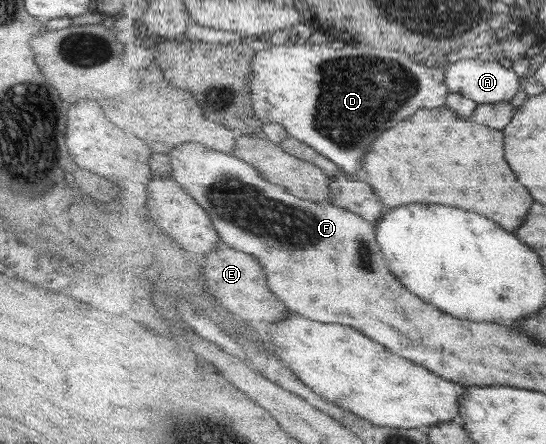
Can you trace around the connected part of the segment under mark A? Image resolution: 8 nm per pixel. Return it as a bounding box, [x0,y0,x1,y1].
[445,59,521,104]

